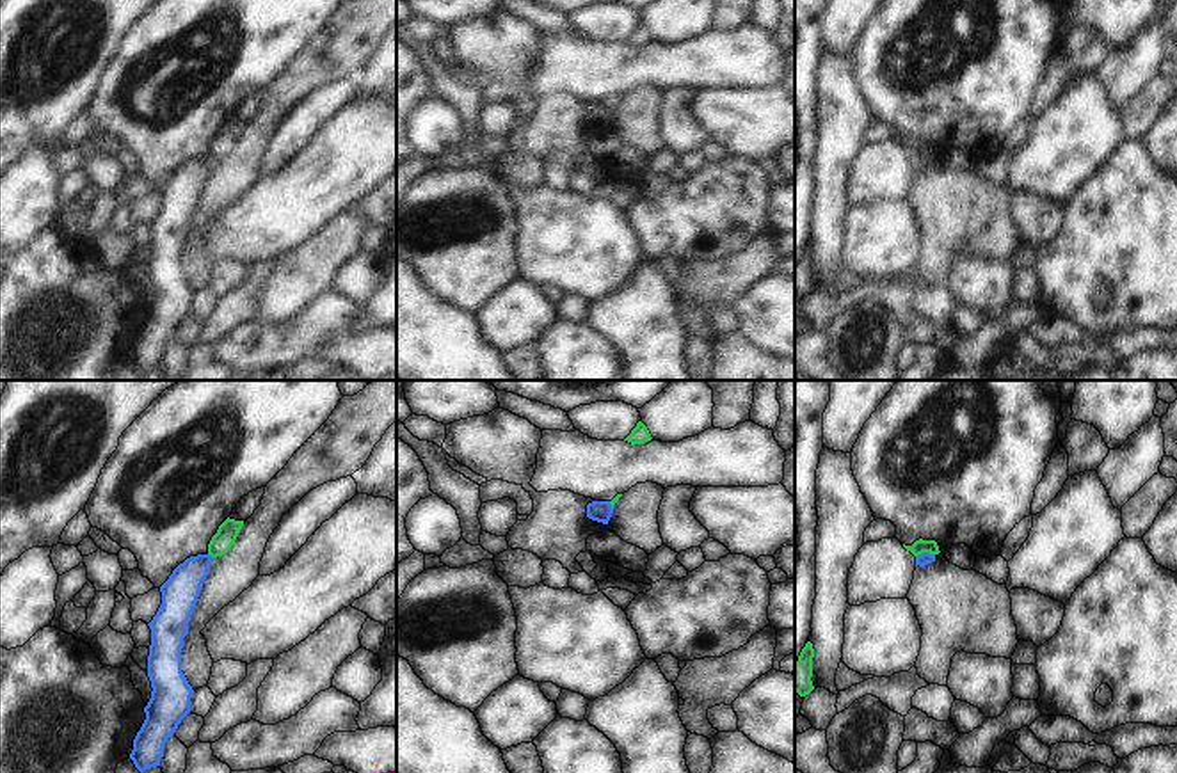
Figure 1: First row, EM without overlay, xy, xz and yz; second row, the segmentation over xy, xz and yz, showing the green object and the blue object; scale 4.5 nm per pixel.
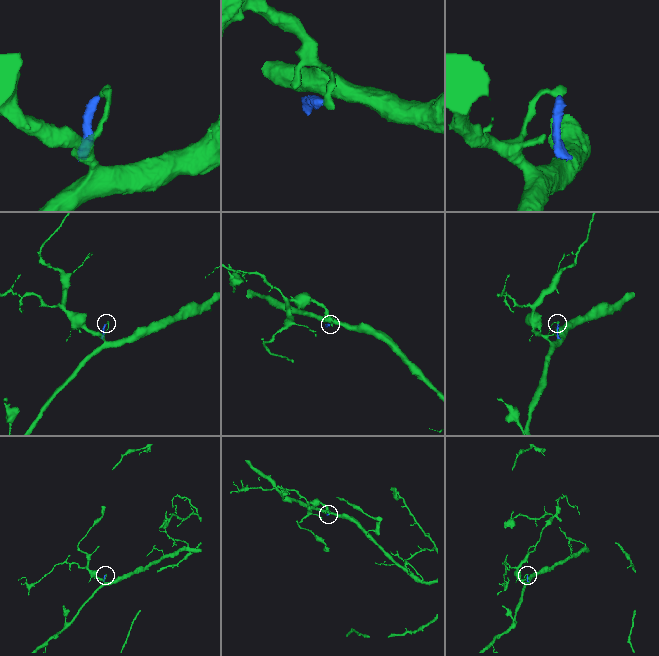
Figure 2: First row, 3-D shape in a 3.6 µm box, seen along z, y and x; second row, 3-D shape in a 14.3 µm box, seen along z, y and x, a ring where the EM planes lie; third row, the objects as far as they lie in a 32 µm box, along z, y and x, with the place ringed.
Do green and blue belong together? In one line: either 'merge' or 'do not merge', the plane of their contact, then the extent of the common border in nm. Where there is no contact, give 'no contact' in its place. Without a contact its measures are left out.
do not merge | yz | 90 nm

